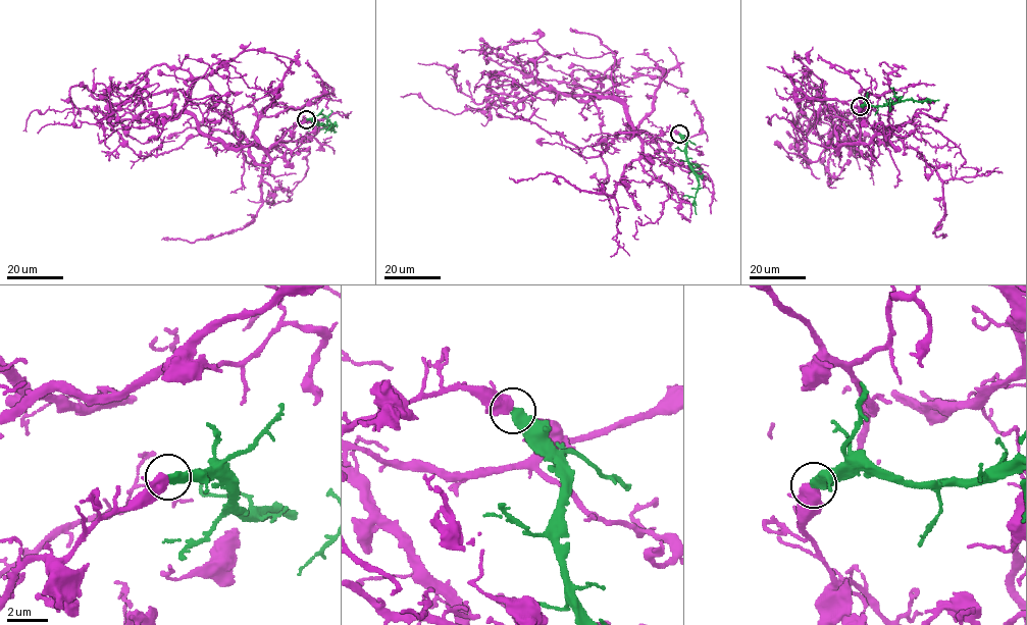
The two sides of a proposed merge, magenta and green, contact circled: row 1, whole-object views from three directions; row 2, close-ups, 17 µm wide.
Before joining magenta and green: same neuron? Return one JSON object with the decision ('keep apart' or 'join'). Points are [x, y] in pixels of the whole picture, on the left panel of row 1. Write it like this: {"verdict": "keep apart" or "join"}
{"verdict": "keep apart"}

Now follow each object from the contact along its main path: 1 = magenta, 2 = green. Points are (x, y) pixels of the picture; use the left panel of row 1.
1: (306, 118), (267, 151), (226, 149), (192, 115), (151, 123), (143, 102), (74, 85), (73, 121), (38, 134)
2: (307, 118), (317, 124), (334, 125), (331, 128), (336, 133)

